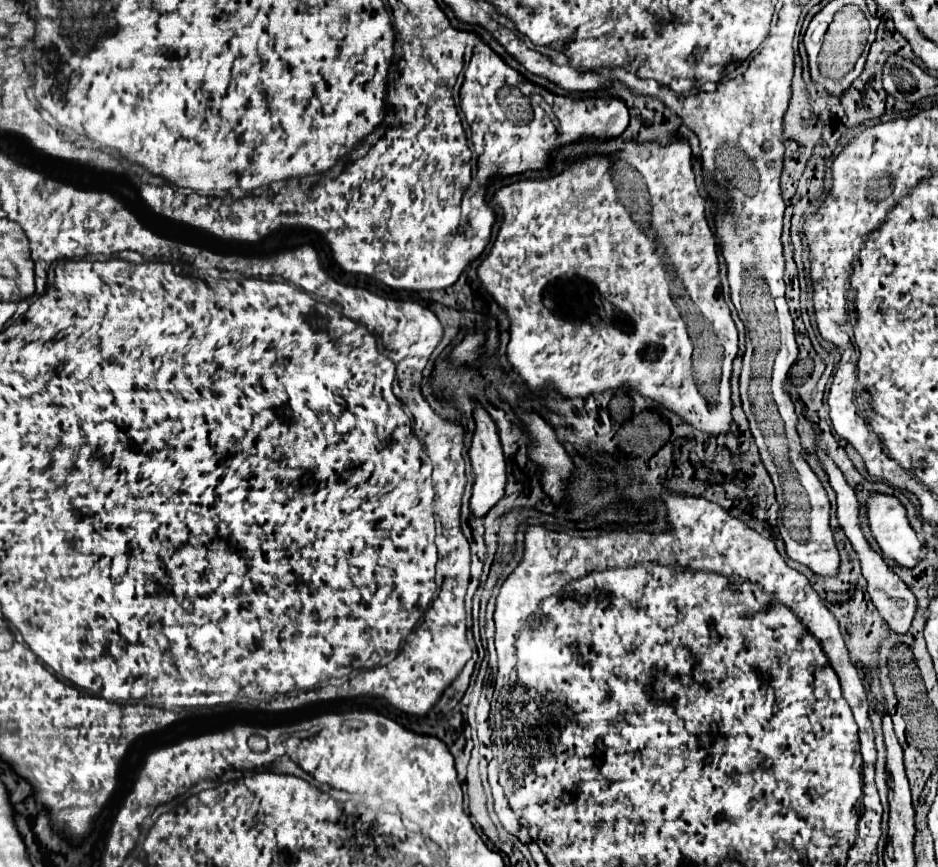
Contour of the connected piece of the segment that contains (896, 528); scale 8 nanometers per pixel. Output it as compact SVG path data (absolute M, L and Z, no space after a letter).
M872 494L870 500L868 500L868 522L870 522L872 534L874 534L874 538L876 538L876 542L878 542L884 556L892 558L894 562L898 562L898 566L902 566L906 570L912 570L920 562L922 542L918 540L916 532L908 524L906 508L894 496Z

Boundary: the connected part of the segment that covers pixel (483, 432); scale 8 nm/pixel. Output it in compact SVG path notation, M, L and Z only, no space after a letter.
M478 404L474 410L474 420L476 420L476 432L472 438L472 448L470 448L470 460L474 468L474 486L472 486L472 498L470 498L470 512L474 518L484 518L490 508L504 496L504 486L506 486L506 460L502 452L502 444L496 432L496 426L488 412Z

